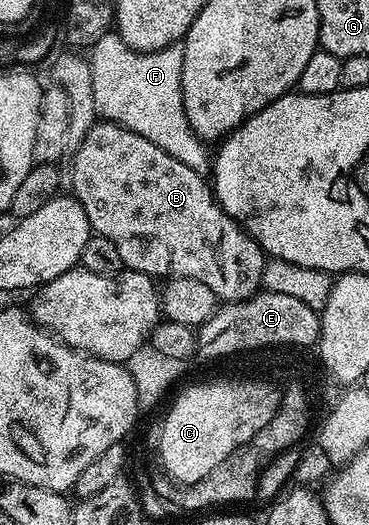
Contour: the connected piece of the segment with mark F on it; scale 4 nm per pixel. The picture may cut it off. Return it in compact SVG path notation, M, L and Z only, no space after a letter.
M115 38L114 43L108 43L109 41L95 42L97 48L97 54L94 55L94 94L97 96L98 105L96 111L99 116L105 122L118 123L122 127L129 128L130 131L135 131L136 134L144 137L148 141L154 140L154 127L158 127L158 123L182 123L182 119L185 115L185 107L182 100L182 87L181 87L181 67L182 56L177 50L167 49L164 51L133 51L123 39Z

